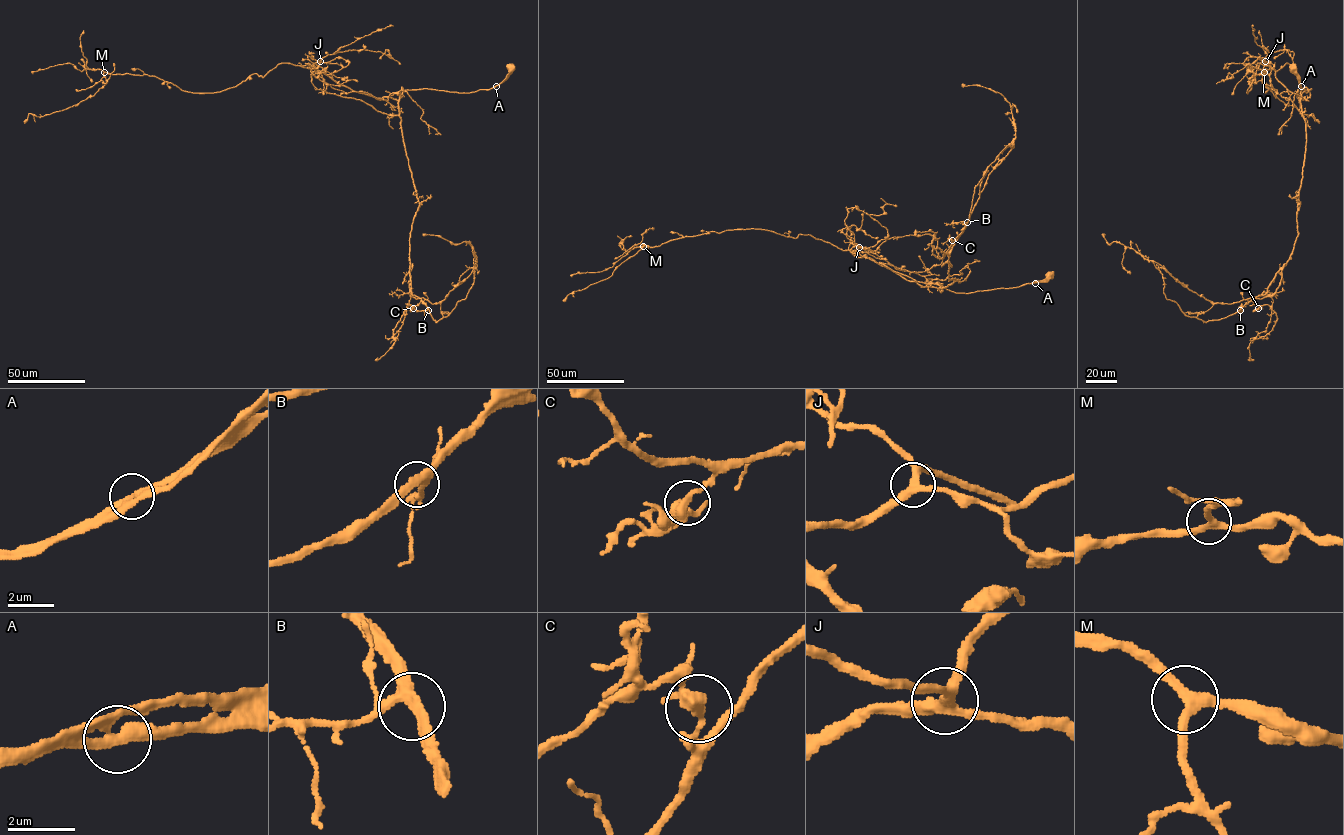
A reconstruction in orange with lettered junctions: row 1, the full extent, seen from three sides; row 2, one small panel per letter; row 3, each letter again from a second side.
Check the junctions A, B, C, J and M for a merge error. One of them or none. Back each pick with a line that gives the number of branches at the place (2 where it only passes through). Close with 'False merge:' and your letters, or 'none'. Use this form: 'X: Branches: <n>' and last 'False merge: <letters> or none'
False merge: none

